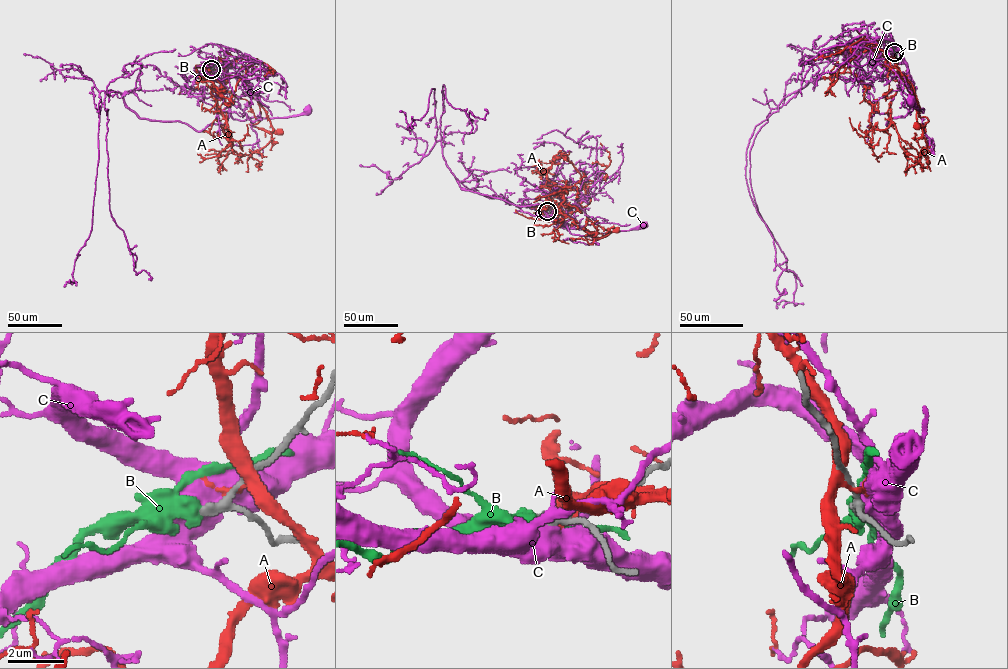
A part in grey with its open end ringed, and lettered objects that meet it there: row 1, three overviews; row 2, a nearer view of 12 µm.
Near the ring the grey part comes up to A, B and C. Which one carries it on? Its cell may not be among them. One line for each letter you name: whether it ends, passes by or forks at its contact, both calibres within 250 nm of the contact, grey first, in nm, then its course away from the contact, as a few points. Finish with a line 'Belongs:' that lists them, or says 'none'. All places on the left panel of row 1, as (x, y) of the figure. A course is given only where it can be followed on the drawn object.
Belongs: none

